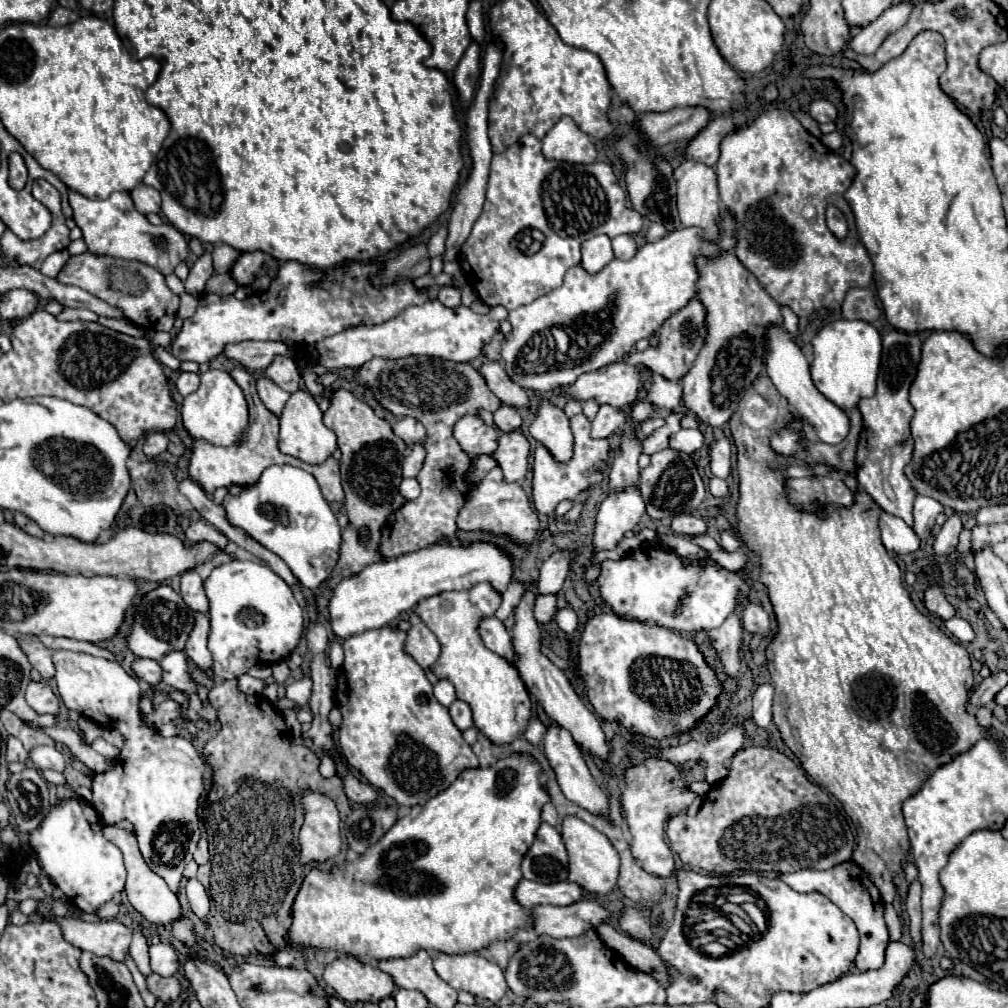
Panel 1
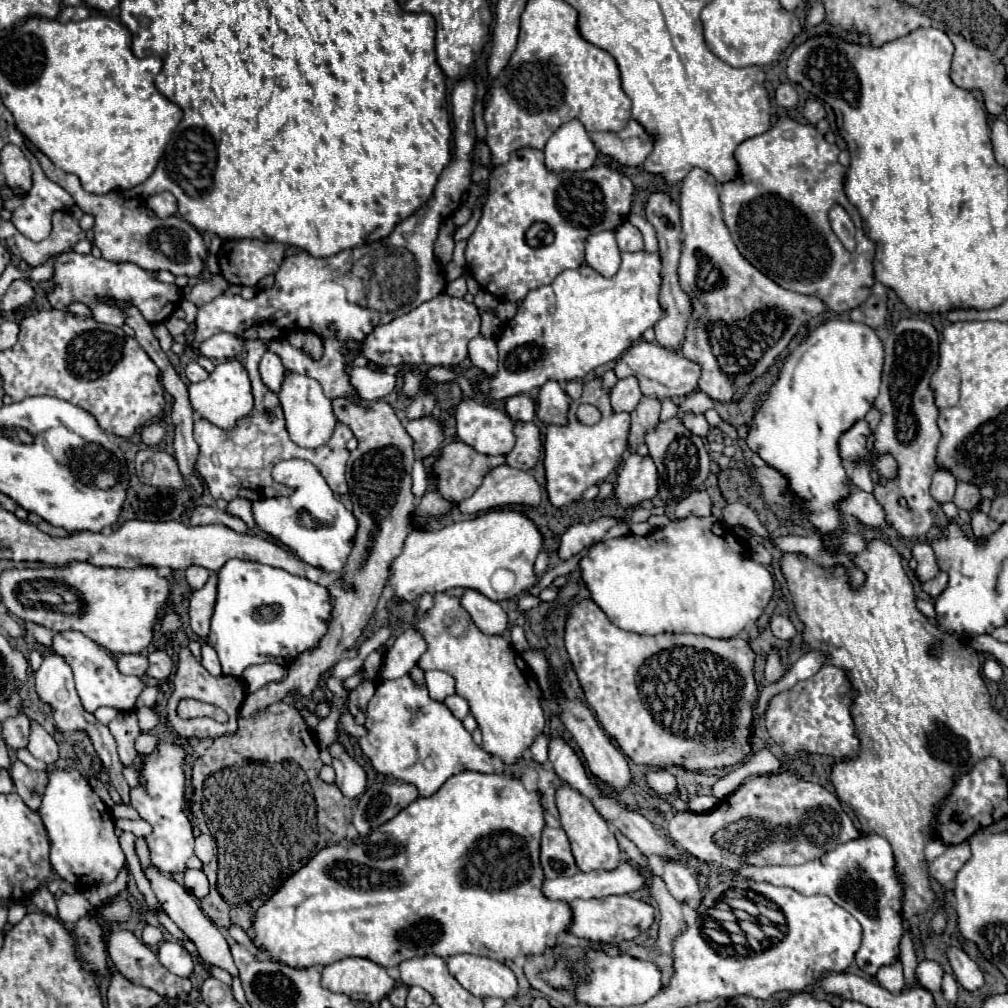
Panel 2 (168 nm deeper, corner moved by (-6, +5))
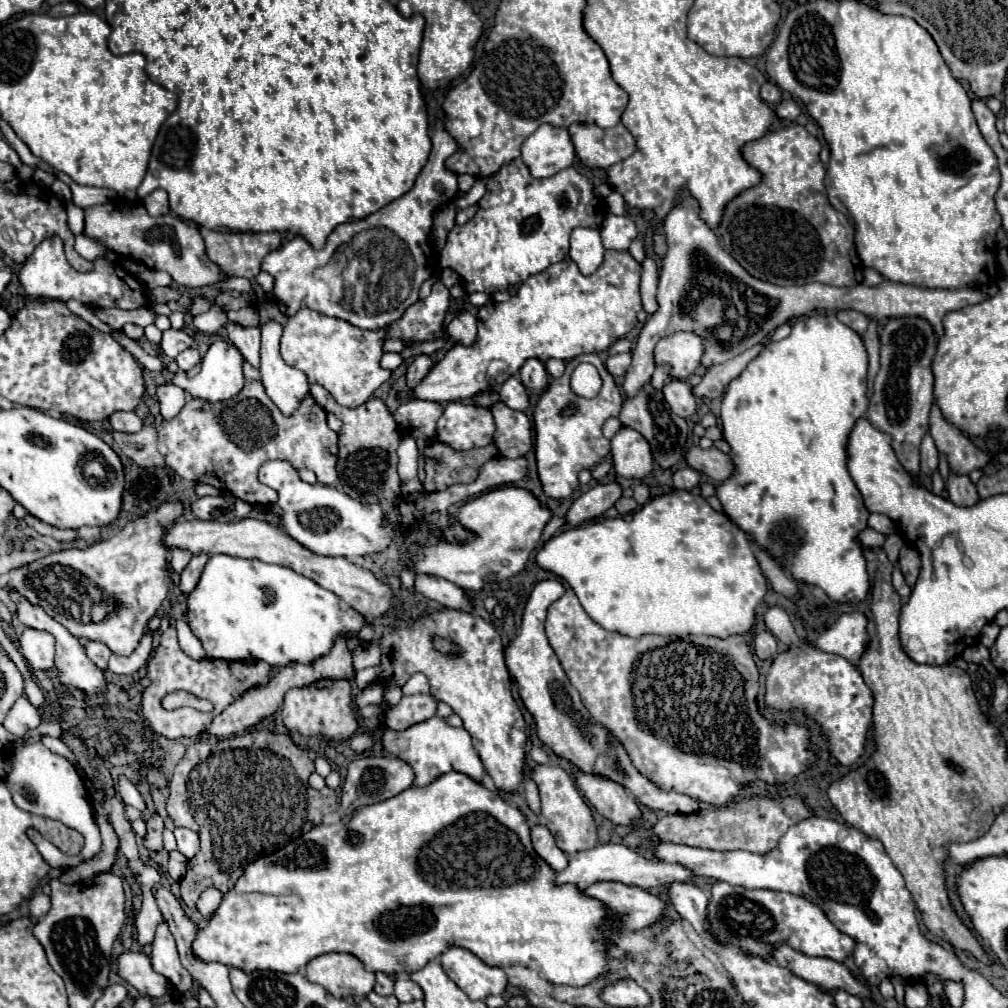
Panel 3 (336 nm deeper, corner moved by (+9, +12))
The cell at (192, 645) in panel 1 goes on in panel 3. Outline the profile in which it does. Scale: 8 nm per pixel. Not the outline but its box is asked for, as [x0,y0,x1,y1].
[180,552,208,594]

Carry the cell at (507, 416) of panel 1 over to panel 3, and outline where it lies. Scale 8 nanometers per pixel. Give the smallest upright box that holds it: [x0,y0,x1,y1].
[500,376,528,410]

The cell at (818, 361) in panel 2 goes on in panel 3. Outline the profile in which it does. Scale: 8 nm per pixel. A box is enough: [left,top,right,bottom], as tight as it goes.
[716,314,870,604]

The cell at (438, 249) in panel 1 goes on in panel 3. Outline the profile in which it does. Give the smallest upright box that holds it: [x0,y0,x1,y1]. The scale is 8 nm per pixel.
[456,180,486,208]

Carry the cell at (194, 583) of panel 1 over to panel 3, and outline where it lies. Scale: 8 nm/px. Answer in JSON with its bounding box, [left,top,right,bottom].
[170,548,192,574]

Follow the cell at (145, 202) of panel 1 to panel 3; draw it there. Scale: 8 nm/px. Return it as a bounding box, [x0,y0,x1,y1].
[144,190,170,216]

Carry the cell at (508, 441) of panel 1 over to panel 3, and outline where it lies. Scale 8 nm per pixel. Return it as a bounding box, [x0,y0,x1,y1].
[492,402,532,458]

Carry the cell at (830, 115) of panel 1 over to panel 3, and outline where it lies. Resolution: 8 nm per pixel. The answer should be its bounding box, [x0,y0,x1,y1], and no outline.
[776,100,800,122]

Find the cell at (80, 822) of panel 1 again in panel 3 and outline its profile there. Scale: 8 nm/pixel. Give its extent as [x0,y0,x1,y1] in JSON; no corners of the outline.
[6,742,100,870]

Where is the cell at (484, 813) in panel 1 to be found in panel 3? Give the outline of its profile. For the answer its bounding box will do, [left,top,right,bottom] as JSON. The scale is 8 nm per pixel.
[192,772,620,986]

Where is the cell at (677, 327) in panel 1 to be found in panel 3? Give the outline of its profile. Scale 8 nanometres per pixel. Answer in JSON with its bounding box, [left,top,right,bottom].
[640,258,658,314]

